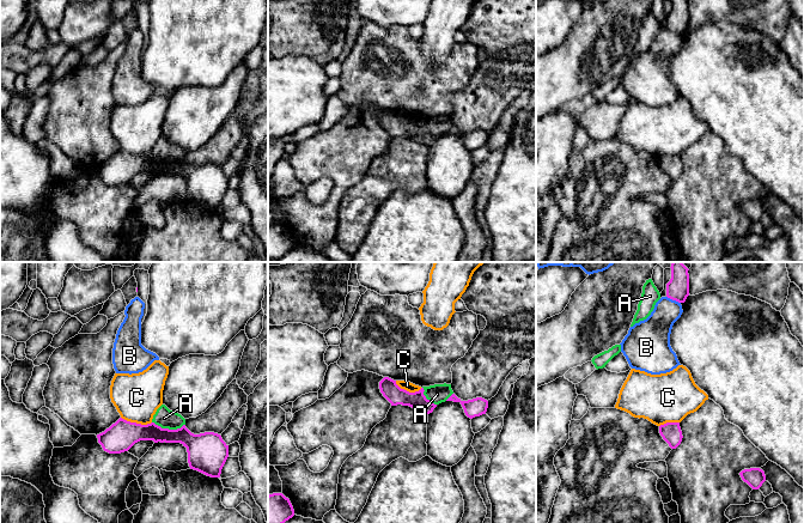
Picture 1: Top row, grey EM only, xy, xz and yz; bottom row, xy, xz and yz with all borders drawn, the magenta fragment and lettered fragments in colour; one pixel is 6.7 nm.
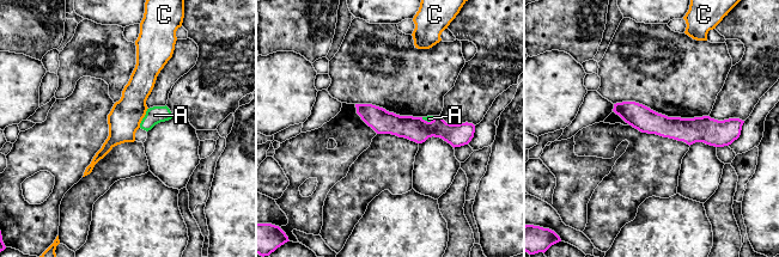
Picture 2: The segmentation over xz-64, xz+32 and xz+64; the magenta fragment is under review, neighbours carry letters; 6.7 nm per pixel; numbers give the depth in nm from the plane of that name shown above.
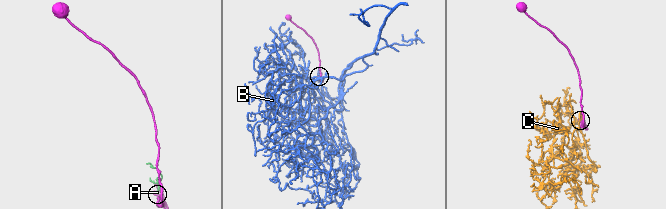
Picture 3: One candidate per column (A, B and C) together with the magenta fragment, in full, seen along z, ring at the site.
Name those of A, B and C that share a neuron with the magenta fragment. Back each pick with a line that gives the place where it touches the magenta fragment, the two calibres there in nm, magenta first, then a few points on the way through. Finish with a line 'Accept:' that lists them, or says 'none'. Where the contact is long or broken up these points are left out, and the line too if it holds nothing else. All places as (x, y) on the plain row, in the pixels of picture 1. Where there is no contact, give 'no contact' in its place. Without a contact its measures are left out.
Accept: none

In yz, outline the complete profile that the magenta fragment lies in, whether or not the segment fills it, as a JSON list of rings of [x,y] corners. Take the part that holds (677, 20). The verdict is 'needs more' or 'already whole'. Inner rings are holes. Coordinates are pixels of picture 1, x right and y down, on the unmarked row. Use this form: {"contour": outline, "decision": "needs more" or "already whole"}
{"contour": [[[671,0],[671,11],[666,16],[666,29],[684,35],[689,28],[688,0]]], "decision": "already whole"}

